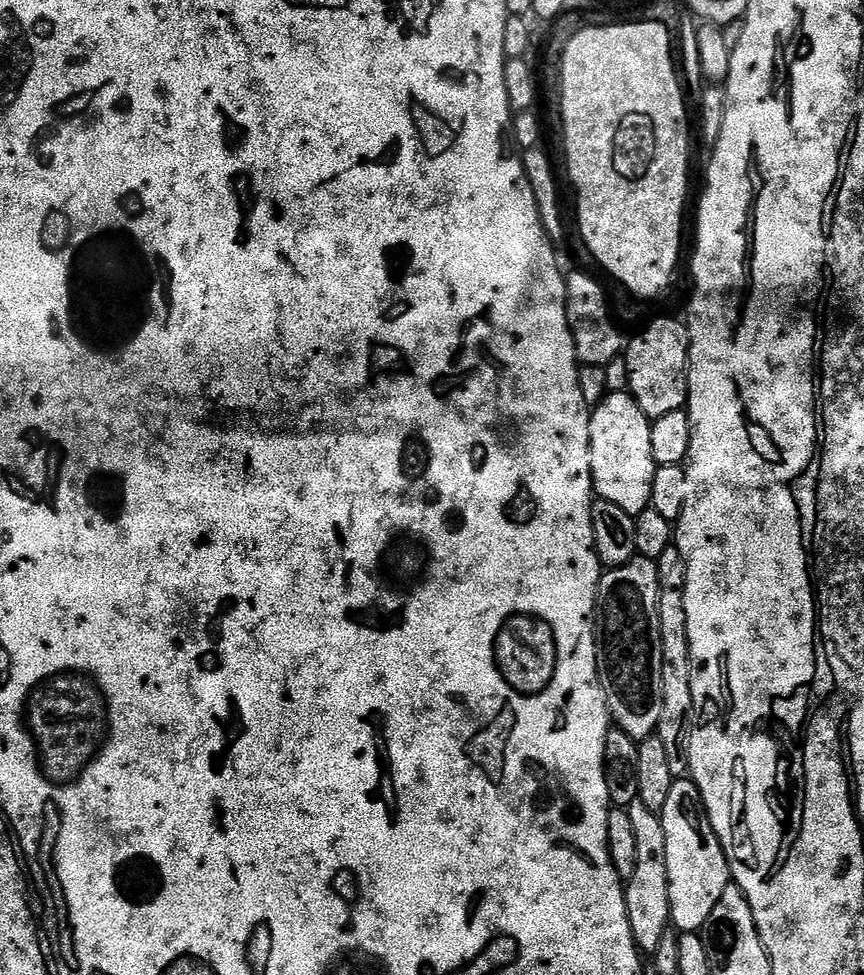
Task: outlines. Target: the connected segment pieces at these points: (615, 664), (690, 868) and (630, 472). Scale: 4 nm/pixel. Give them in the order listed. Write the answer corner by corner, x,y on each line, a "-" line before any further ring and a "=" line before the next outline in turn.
633,558
619,568
608,568
600,577
596,590
596,661
600,681
608,699
611,719
633,736
637,742
653,735
660,727
664,699
662,698
662,634
658,622
660,579
656,561
=
691,778
673,779
670,798
666,798
666,806
659,817
662,830
666,830
666,874
670,878
671,927
680,934
700,932
714,906
718,906
718,898
722,898
728,889
728,856
716,837
698,786
=
609,392
605,396
602,403
595,405
590,412
590,462
592,463
592,486
595,495
606,502
614,502
614,506
622,506
622,510
626,510
626,514
637,517
642,514
642,510
646,510
652,502
652,487
654,486
654,474
658,467
654,454
650,450
650,430
652,429
652,421
648,415
638,406
638,402
625,392

